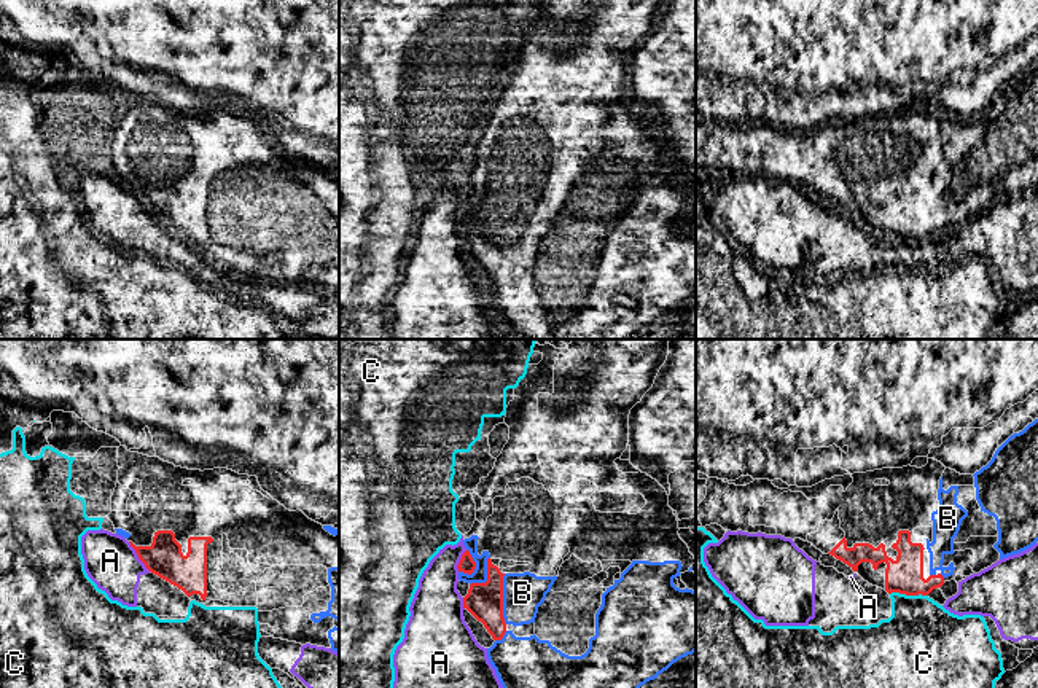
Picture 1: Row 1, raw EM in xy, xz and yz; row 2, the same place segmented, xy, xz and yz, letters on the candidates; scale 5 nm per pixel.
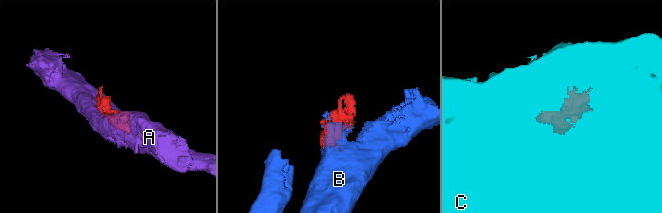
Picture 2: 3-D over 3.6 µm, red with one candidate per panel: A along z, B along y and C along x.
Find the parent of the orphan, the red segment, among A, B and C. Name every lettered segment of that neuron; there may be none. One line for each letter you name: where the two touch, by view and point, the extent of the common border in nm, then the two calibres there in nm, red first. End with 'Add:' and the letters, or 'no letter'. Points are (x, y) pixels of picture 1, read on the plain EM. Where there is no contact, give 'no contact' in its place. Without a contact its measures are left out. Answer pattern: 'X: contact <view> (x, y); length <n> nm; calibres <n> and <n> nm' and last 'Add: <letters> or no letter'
Add: no letter

